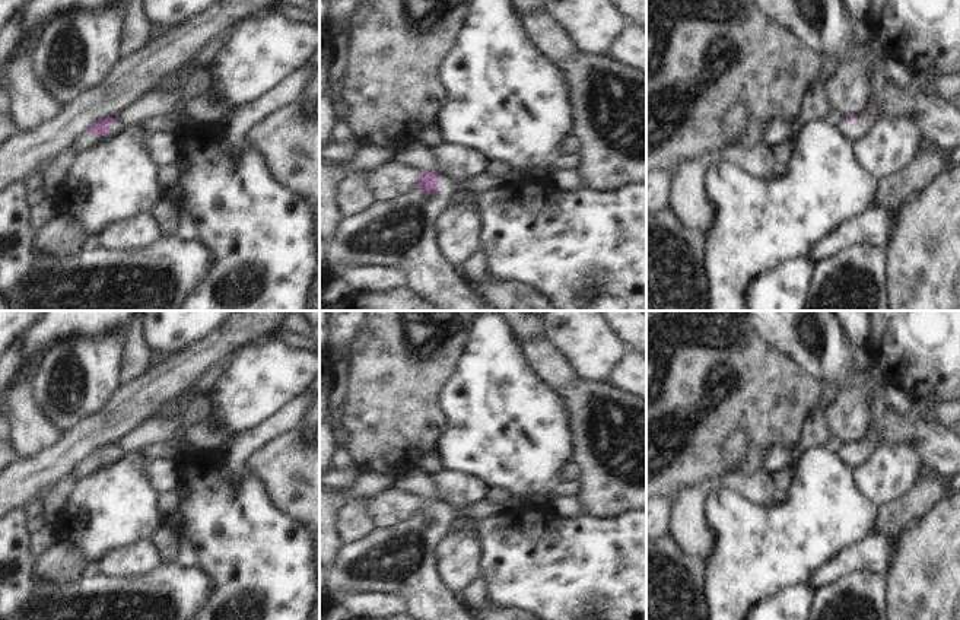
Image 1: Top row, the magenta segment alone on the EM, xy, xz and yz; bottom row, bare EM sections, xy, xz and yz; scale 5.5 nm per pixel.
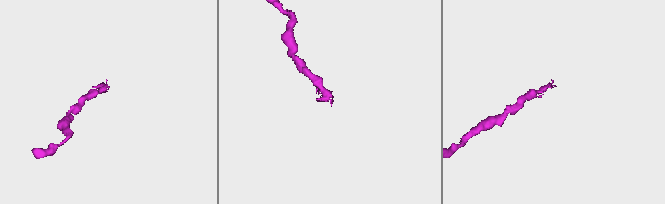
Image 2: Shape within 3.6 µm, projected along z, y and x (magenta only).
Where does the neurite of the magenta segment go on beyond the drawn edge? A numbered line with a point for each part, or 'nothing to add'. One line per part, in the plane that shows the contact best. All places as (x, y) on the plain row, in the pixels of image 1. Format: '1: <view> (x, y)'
1: xz (403, 559)

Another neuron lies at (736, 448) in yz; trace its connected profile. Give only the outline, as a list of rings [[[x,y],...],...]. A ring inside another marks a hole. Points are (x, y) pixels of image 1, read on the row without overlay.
[[[743,433],[731,435],[722,445],[722,454],[731,471],[737,471],[738,465],[748,457],[750,443]]]

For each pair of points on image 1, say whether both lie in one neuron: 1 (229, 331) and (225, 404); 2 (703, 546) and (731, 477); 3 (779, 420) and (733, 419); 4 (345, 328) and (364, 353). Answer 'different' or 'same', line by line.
1: different
2: same
3: same
4: different

